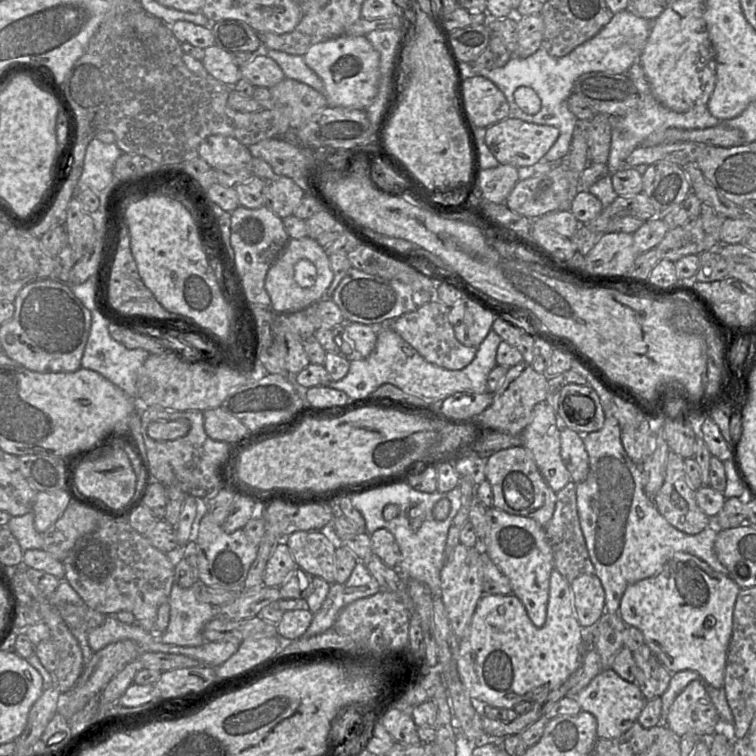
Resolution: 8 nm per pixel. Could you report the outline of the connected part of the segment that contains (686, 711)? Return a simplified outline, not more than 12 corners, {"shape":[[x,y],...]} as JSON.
{"shape":[[702,681],[676,697],[667,719],[676,736],[711,737],[718,712]]}

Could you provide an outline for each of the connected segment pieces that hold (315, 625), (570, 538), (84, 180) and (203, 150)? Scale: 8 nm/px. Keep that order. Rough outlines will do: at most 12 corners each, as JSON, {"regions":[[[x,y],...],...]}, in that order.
{"regions":[[[358,561],[345,583],[331,584],[301,638],[333,628],[347,605],[380,585]],[[576,483],[556,493],[543,527],[554,569],[569,582],[595,574],[580,526]],[[97,139],[86,148],[74,190],[100,193],[122,154]],[[223,135],[199,145],[198,156],[211,168],[246,165],[247,146]]]}

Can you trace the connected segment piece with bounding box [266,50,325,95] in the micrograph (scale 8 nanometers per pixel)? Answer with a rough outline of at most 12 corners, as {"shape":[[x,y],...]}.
{"shape":[[277,50],[266,56],[294,79],[325,95],[321,78],[303,56]]}

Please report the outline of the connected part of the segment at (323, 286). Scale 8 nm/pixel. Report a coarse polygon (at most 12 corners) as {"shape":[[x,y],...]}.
{"shape":[[289,239],[264,287],[275,314],[320,301],[333,280],[315,239]]}

